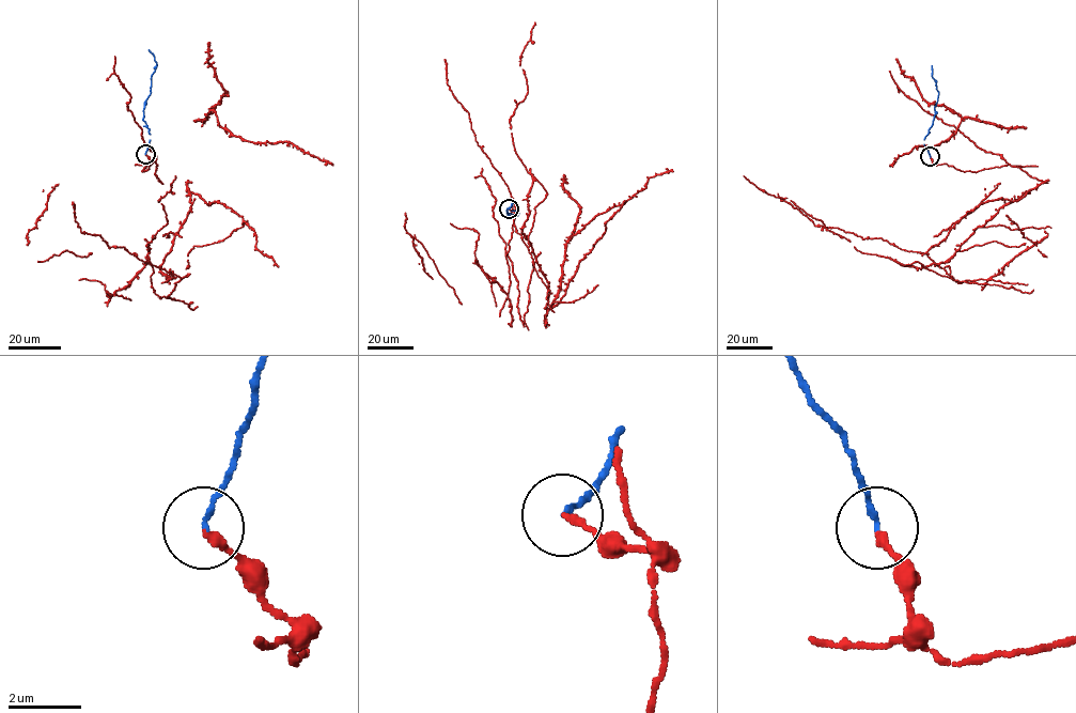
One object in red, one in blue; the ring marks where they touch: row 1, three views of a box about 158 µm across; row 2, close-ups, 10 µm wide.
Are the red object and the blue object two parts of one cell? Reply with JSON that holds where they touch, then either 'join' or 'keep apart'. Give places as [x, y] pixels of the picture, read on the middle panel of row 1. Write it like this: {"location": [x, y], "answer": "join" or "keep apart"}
{"location": [509, 208], "answer": "join"}

